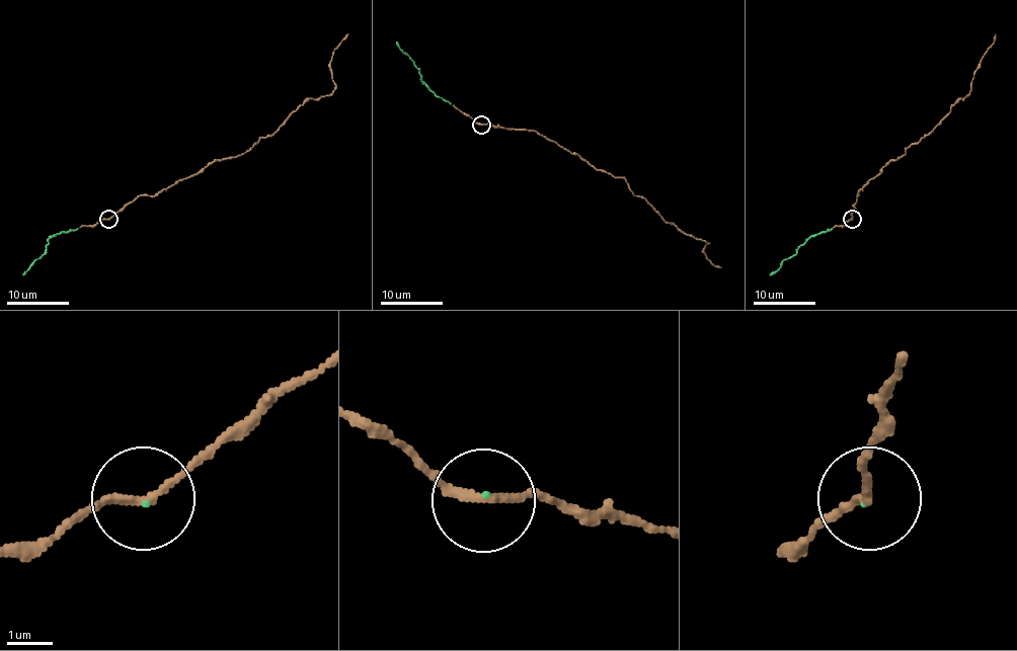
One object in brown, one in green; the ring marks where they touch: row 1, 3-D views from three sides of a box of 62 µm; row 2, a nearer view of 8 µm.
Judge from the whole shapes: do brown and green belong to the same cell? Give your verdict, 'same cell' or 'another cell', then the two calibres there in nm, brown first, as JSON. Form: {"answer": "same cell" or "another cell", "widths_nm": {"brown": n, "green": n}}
{"answer": "same cell", "widths_nm": {"brown": 170, "green": 30}}

